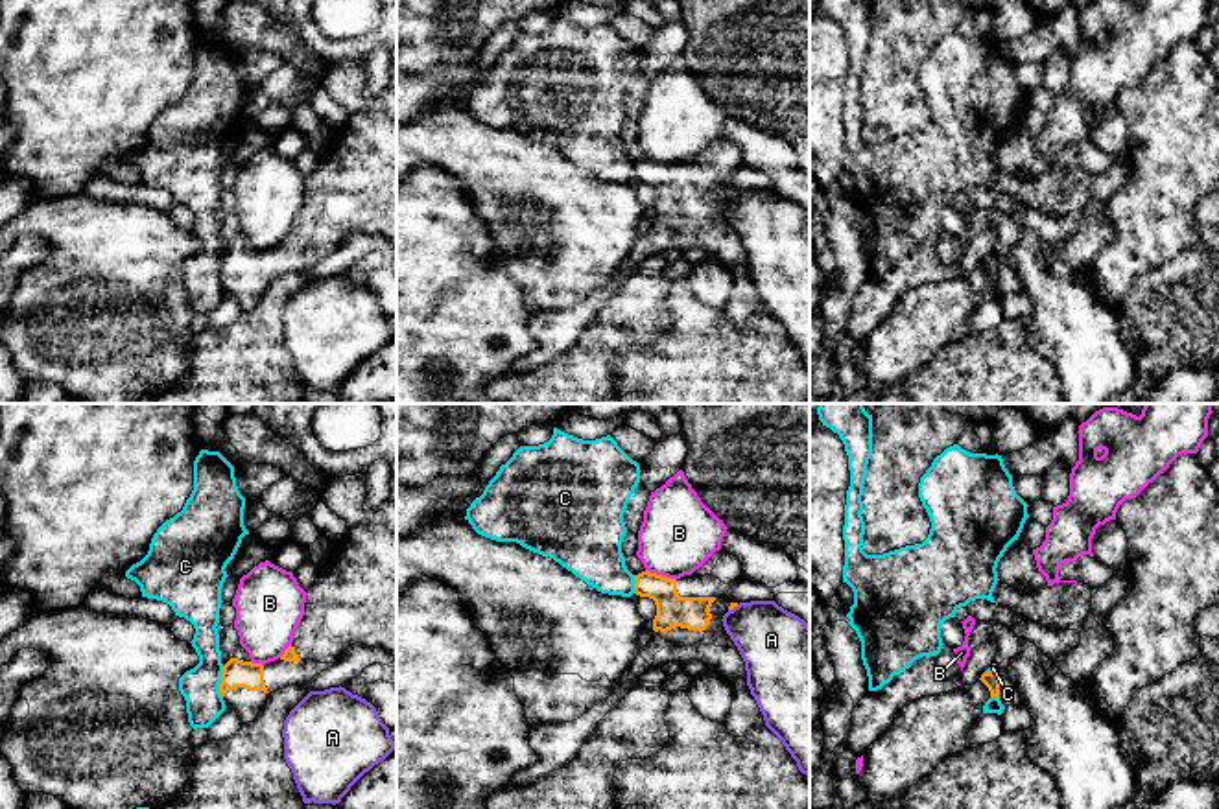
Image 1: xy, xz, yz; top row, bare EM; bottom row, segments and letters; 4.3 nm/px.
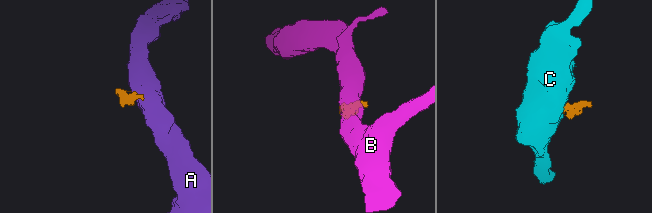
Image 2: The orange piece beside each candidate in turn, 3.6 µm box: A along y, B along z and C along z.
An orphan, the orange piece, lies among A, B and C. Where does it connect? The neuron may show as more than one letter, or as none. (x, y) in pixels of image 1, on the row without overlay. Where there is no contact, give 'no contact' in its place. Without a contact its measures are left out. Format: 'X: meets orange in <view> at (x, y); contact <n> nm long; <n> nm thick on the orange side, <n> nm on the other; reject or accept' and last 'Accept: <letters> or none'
A: meets orange in xz at (733, 194); contact 50 nm long; 20 nm thick on the orange side, 300 nm on the other; reject
B: meets orange in xz at (661, 163); contact 140 nm long; 140 nm thick on the orange side, 340 nm on the other; reject
C: meets orange in xy at (222, 269); contact 140 nm long; 130 nm thick on the orange side, 170 nm on the other; reject
Accept: none

